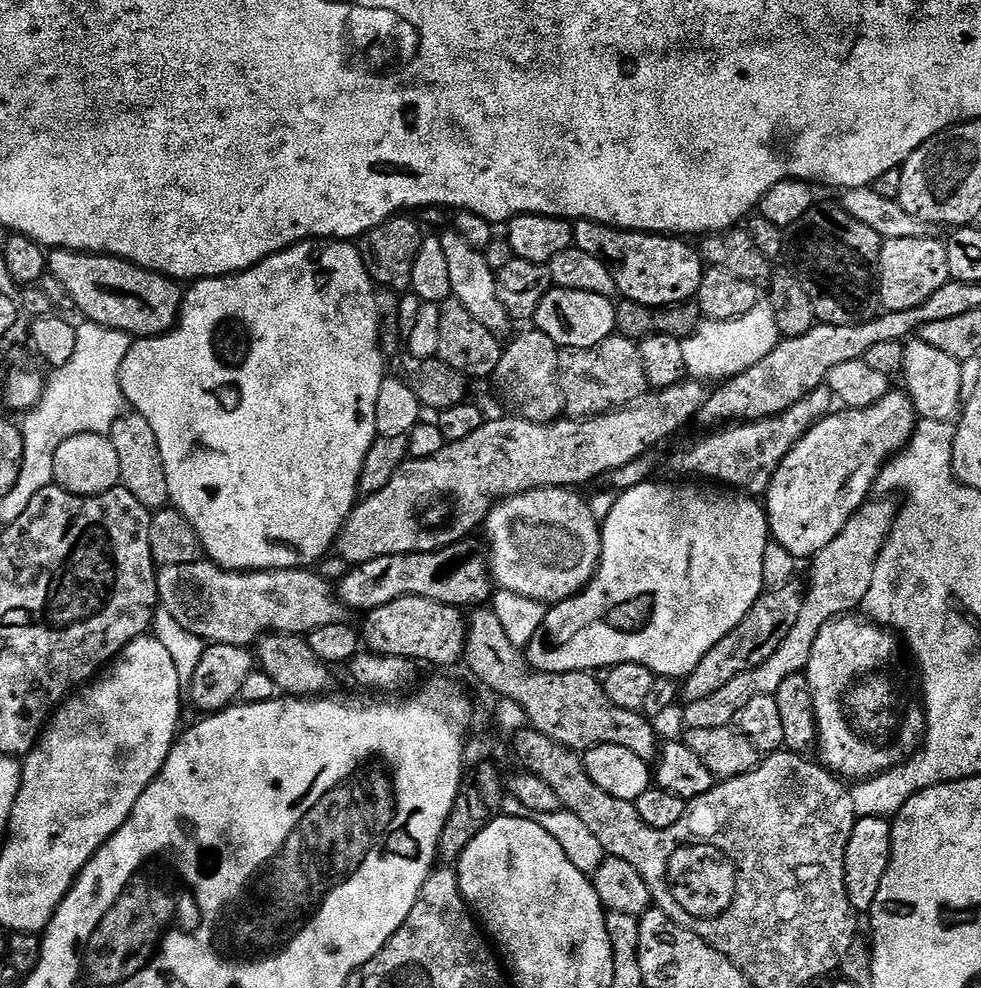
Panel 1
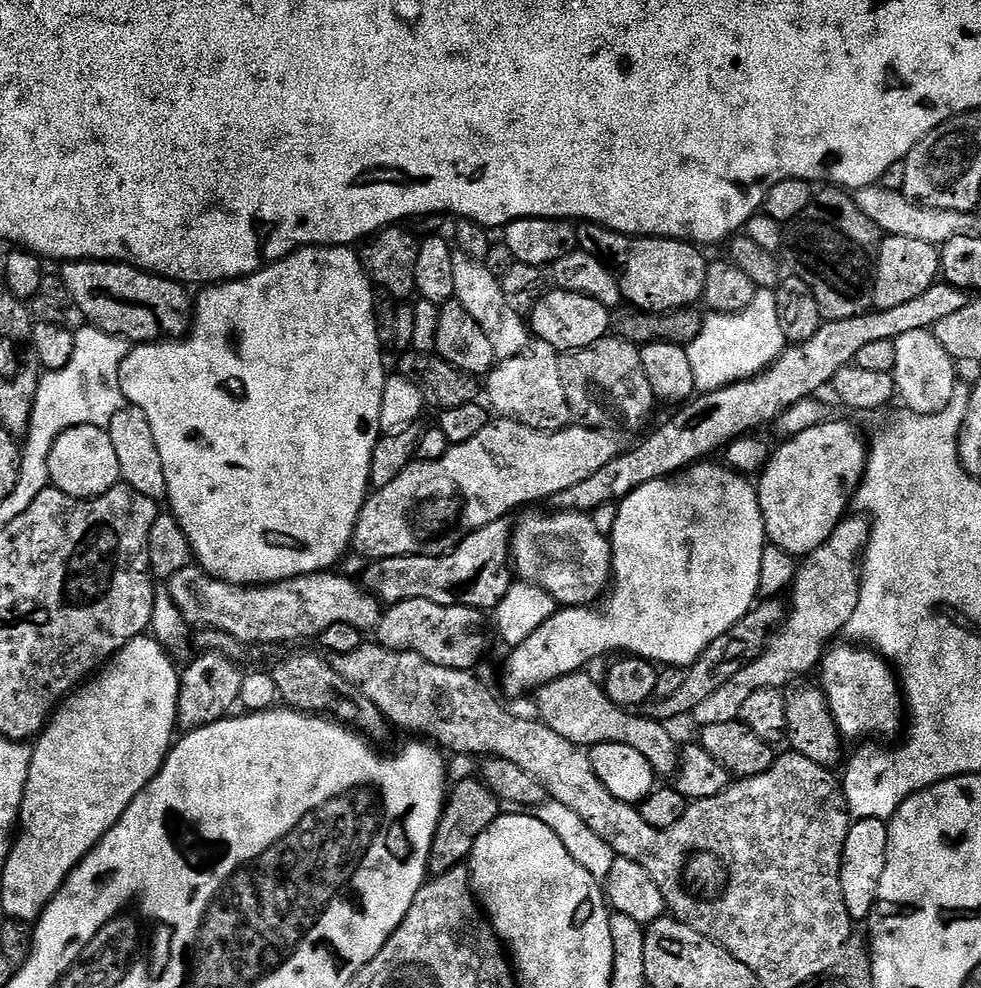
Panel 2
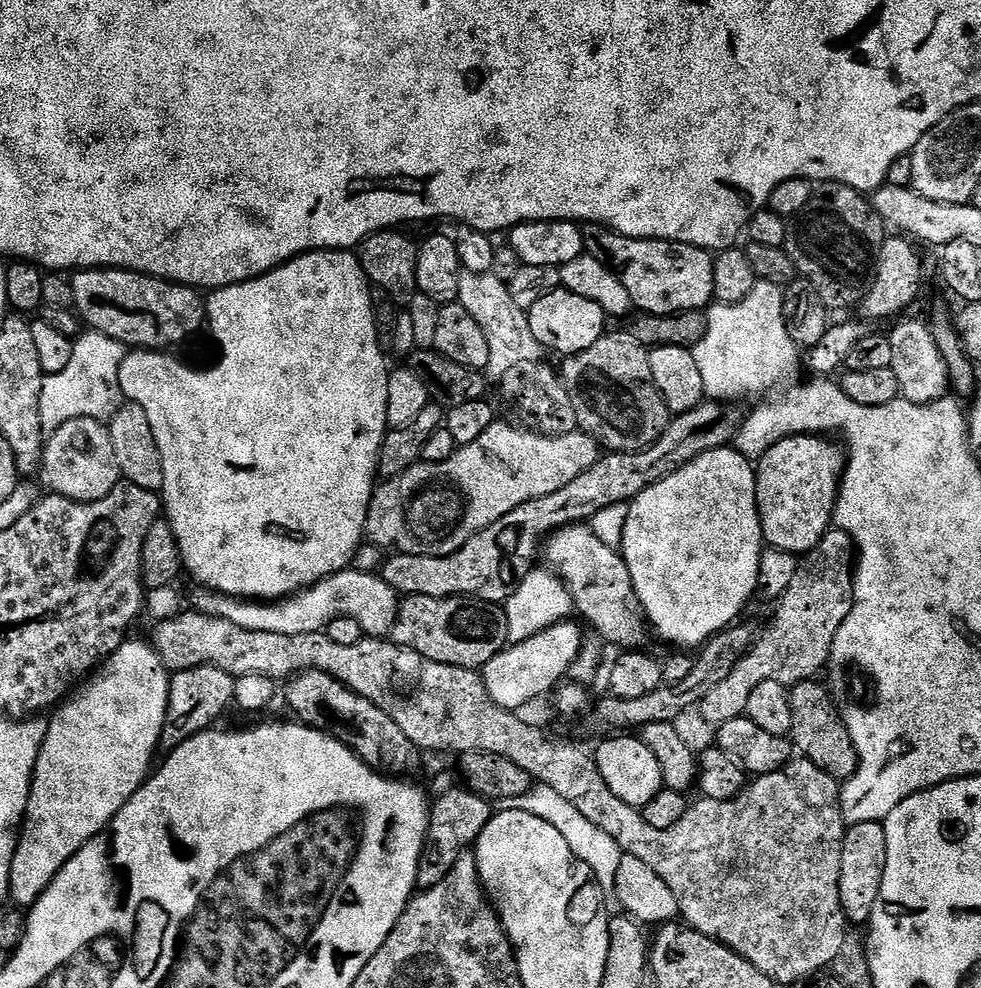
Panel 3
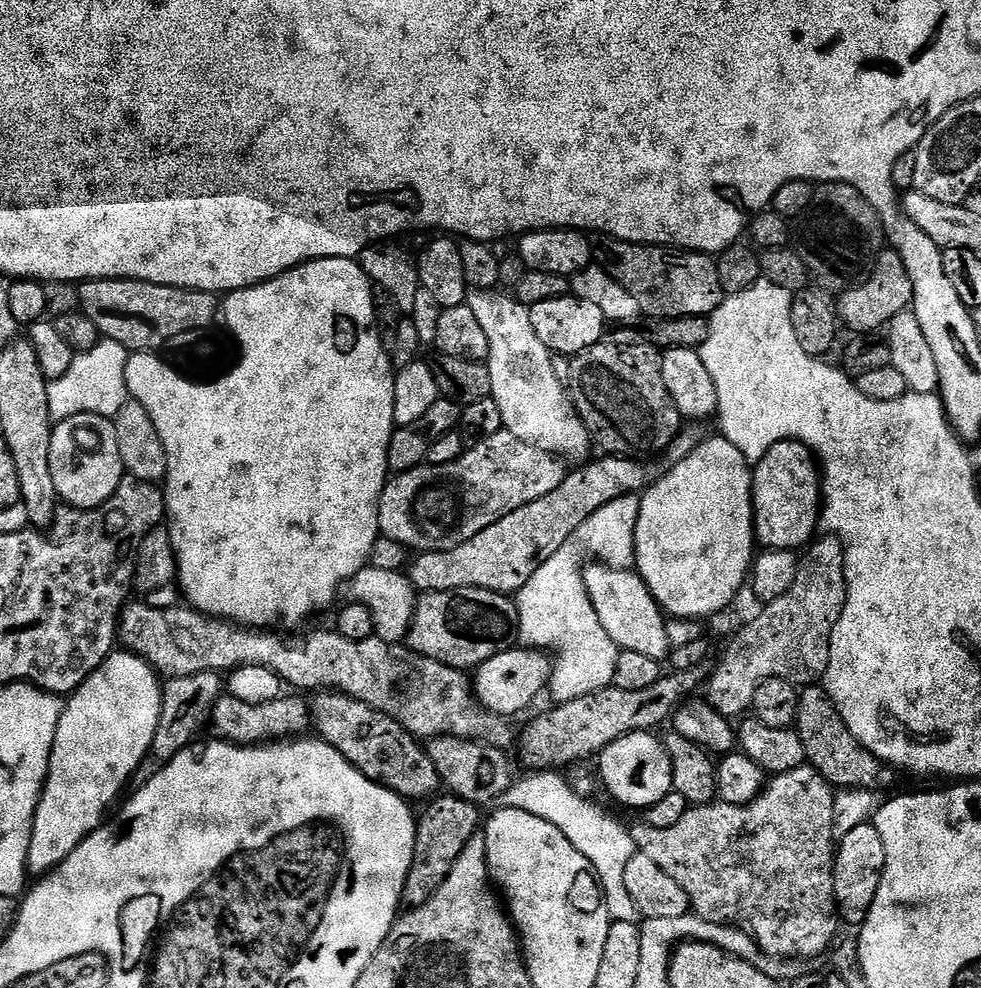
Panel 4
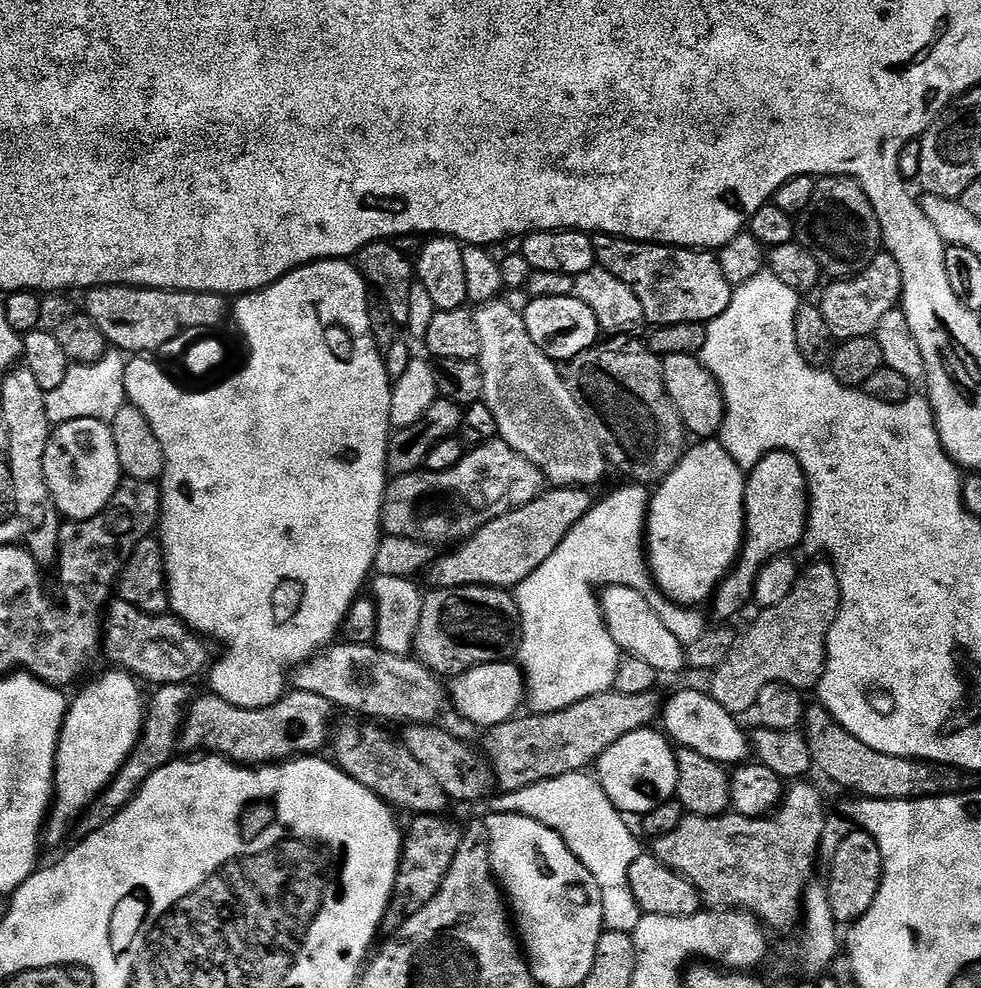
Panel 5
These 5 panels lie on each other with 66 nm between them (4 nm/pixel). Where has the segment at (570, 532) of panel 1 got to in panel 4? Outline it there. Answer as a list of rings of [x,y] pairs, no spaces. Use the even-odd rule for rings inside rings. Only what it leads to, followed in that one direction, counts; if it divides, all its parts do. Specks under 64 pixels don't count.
[[[592,562],[583,569],[582,575],[584,588],[594,606],[594,614],[598,614],[602,630],[606,630],[617,648],[634,654],[646,654],[646,658],[658,661],[663,661],[669,655],[665,613],[639,574],[627,568],[605,568],[602,564]]]

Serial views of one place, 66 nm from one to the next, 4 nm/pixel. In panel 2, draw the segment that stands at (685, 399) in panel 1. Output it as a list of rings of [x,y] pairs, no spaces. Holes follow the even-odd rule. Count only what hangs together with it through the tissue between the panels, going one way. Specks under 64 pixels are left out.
[[[493,419],[468,442],[449,447],[438,461],[417,459],[408,464],[390,486],[375,489],[364,502],[358,522],[354,526],[351,551],[365,556],[369,562],[395,556],[443,556],[457,548],[470,534],[482,530],[491,520],[505,519],[523,504],[536,504],[586,482],[590,474],[598,474],[606,462],[620,455],[622,445],[613,433],[599,428],[569,426],[558,432],[540,432],[517,421]]]

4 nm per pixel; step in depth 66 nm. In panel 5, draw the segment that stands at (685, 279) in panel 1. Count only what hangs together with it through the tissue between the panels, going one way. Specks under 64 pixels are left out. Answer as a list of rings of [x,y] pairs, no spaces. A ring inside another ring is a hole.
[[[603,234],[597,235],[594,243],[597,265],[634,290],[649,325],[707,325],[730,306],[734,286],[726,282],[720,257],[715,251],[674,248],[671,244],[643,244],[641,240]]]

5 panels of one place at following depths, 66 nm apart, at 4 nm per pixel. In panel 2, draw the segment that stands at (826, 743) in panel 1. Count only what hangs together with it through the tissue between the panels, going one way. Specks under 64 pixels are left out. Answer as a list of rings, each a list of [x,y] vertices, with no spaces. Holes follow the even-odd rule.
[[[844,642],[841,648],[836,647],[829,647],[818,668],[818,683],[828,699],[828,709],[836,723],[836,731],[845,741],[894,735],[900,723],[903,720],[905,723],[906,701],[889,661],[868,646],[853,646]]]

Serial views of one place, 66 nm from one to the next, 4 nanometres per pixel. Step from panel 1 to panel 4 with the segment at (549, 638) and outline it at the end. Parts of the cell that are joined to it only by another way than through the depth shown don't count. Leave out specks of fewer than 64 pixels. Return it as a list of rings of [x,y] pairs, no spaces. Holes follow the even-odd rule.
[[[716,434],[714,438],[706,438],[703,443],[697,446],[691,454],[682,462],[671,465],[667,470],[668,473],[661,475],[643,493],[640,502],[640,513],[636,523],[636,533],[634,542],[636,543],[636,562],[635,571],[644,580],[644,585],[650,590],[650,594],[656,599],[656,603],[669,617],[677,616],[680,620],[704,620],[707,616],[716,616],[723,608],[728,608],[732,604],[732,599],[740,592],[740,587],[745,587],[746,581],[750,576],[750,569],[754,563],[754,525],[752,522],[752,474],[753,469],[749,461],[744,459],[731,442],[724,439],[723,436]],[[513,646],[507,652],[490,658],[474,672],[476,703],[496,716],[513,718],[524,712],[536,700],[540,691],[545,691],[552,678],[552,660],[543,651]]]

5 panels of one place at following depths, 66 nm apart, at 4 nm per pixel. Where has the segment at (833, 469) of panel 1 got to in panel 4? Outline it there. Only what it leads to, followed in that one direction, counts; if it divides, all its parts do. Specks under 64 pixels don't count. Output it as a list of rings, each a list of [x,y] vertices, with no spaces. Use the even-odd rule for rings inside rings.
[[[783,440],[767,448],[755,461],[752,474],[752,522],[759,547],[786,552],[811,545],[821,511],[822,472],[812,450],[796,440]]]

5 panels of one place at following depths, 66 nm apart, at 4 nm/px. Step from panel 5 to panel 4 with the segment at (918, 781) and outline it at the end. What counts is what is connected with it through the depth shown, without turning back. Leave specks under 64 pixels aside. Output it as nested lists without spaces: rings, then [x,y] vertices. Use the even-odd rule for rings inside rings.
[[[808,686],[798,695],[798,710],[794,717],[798,738],[802,738],[804,759],[826,782],[836,790],[877,790],[888,788],[895,782],[897,773],[883,760],[879,760],[846,726],[836,713],[828,693],[820,686]]]

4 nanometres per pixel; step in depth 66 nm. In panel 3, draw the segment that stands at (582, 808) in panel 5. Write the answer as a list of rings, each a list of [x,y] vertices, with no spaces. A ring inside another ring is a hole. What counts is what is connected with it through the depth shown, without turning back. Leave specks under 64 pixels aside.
[[[537,783],[526,794],[522,794],[522,798],[514,798],[510,804],[526,814],[534,814],[534,818],[542,818],[542,822],[550,822],[550,826],[554,826],[554,830],[558,830],[558,834],[566,838],[566,843],[570,845],[570,850],[574,850],[576,857],[590,866],[601,892],[615,893],[618,862],[622,853],[618,842],[614,842],[614,838],[610,838],[606,830],[598,830],[598,826],[594,826],[590,818],[585,818],[575,806],[570,806],[570,802],[566,802],[566,798],[562,798],[562,794],[550,790],[550,786],[545,784]]]

